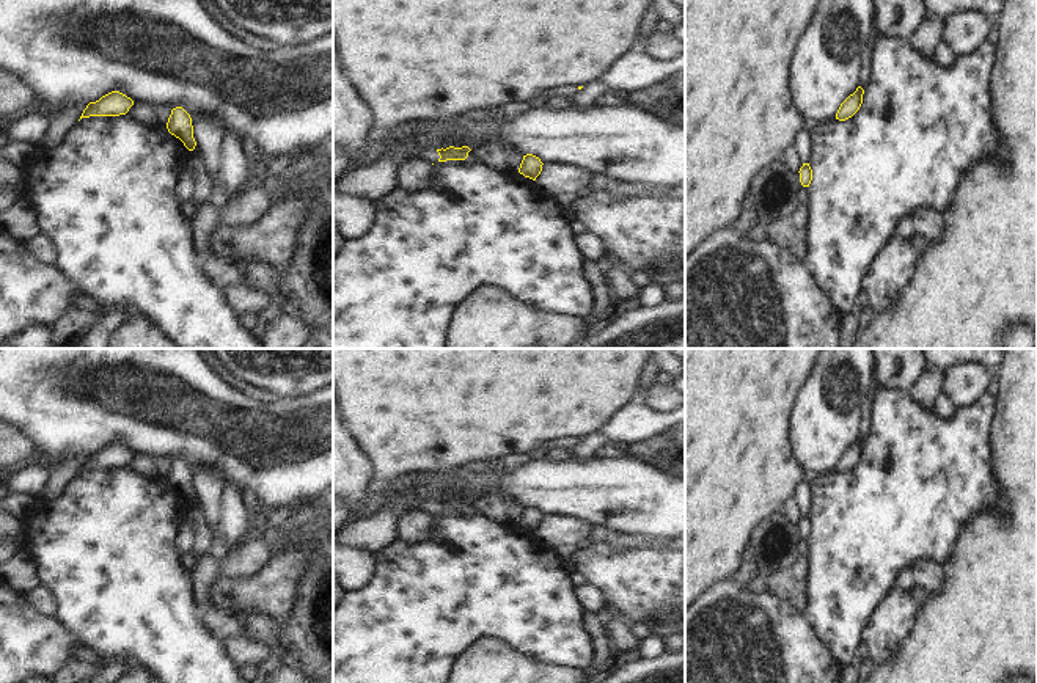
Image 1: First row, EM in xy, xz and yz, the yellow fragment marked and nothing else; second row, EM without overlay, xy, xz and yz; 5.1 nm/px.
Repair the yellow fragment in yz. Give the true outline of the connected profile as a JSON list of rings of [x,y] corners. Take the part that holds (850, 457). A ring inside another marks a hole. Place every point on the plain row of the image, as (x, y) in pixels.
[[[858,438],[856,443],[853,446],[850,446],[841,455],[841,458],[836,465],[836,471],[845,473],[845,471],[852,469],[859,462],[861,455],[863,455],[863,446],[864,446],[864,441],[861,438]]]

